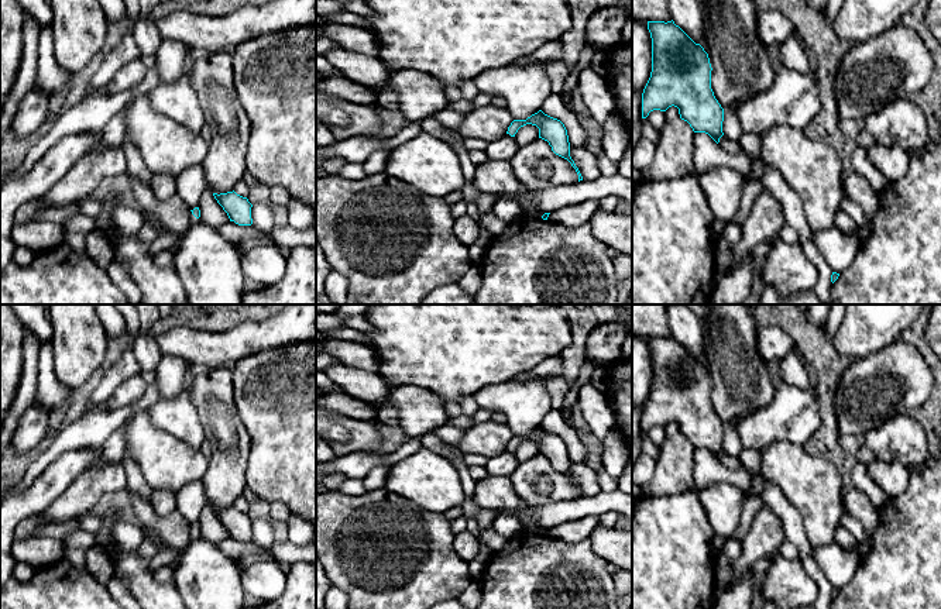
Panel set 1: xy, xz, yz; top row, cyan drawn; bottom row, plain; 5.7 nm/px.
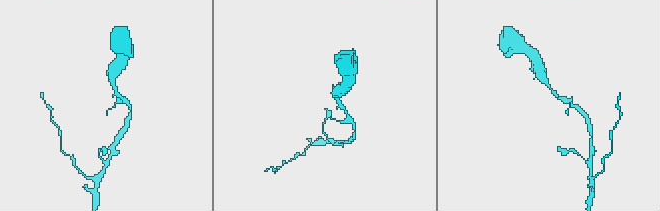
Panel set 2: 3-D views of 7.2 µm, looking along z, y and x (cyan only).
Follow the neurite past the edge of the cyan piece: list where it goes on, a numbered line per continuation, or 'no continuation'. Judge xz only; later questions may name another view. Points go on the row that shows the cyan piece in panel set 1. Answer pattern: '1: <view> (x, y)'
no continuation

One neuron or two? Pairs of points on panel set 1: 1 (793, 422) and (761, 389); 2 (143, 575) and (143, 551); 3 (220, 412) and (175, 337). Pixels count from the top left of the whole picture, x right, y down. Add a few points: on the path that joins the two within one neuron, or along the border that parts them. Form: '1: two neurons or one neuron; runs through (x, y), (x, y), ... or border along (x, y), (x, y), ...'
1: two neurons; border along (776, 388), (775, 398), (755, 412)
2: two neurons; border along (134, 551), (148, 563)
3: two neurons; border along (216, 364), (196, 371)

